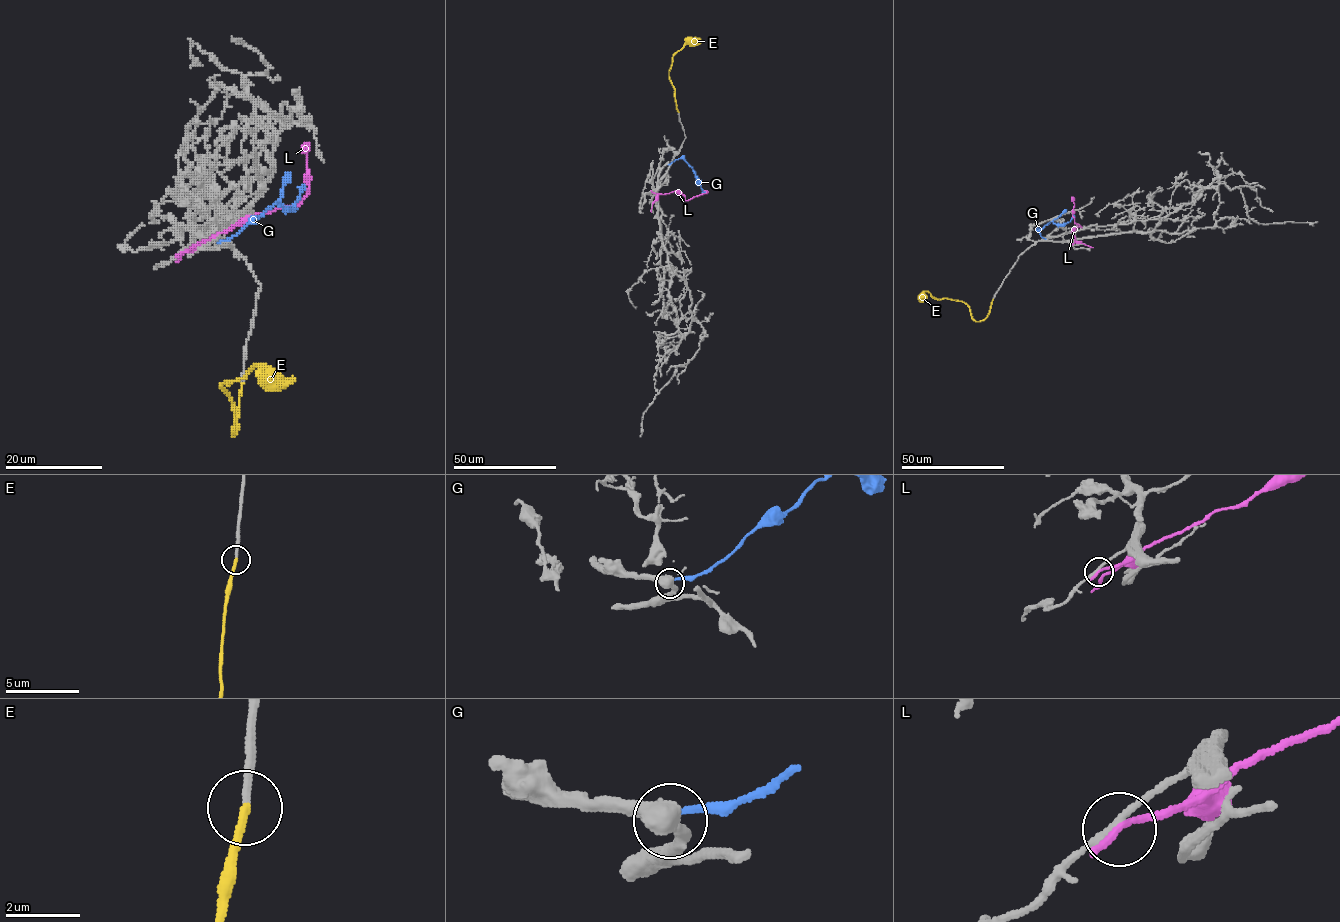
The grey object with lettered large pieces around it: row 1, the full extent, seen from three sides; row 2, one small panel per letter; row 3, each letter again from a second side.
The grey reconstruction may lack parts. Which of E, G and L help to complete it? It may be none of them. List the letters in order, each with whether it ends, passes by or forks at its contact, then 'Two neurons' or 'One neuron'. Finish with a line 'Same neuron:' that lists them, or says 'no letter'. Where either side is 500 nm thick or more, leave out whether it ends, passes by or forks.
E: It ends there. One neuron
G: It ends there. Two neurons
L: It ends there. Two neurons
Same neuron: E

